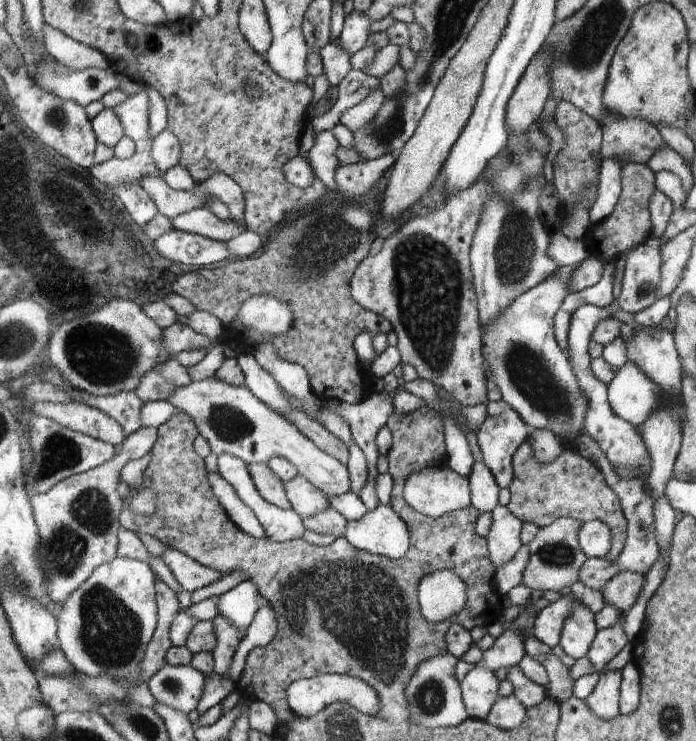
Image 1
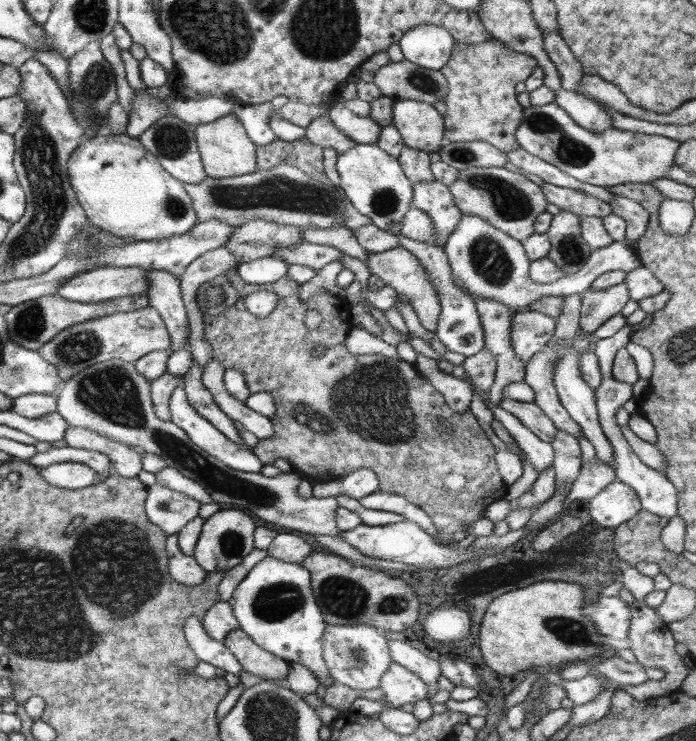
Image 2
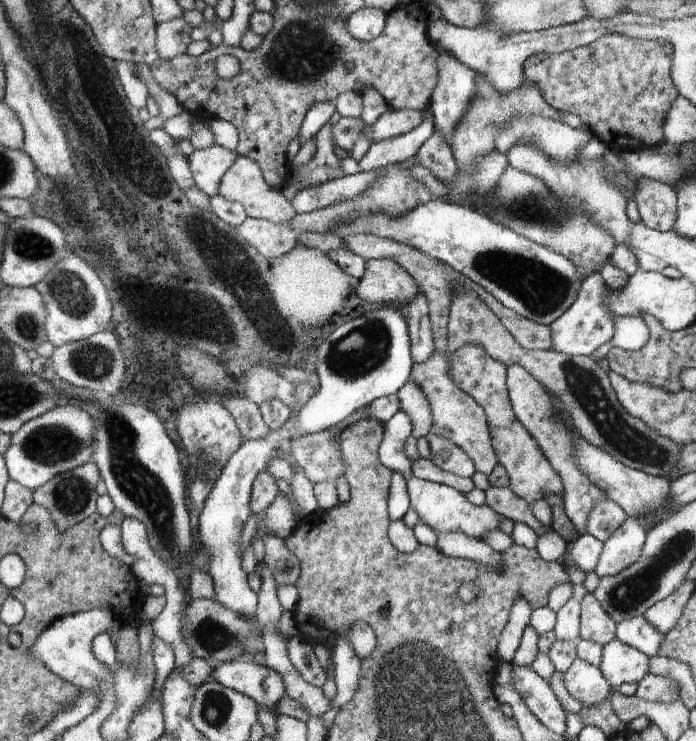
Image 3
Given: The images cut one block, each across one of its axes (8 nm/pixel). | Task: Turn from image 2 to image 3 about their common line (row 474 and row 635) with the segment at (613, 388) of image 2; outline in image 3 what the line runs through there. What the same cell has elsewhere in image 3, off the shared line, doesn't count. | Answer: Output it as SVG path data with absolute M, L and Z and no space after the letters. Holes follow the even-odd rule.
M643 616L627 619L616 625L615 638L623 644L640 650L646 657L657 656L663 636L650 626Z

